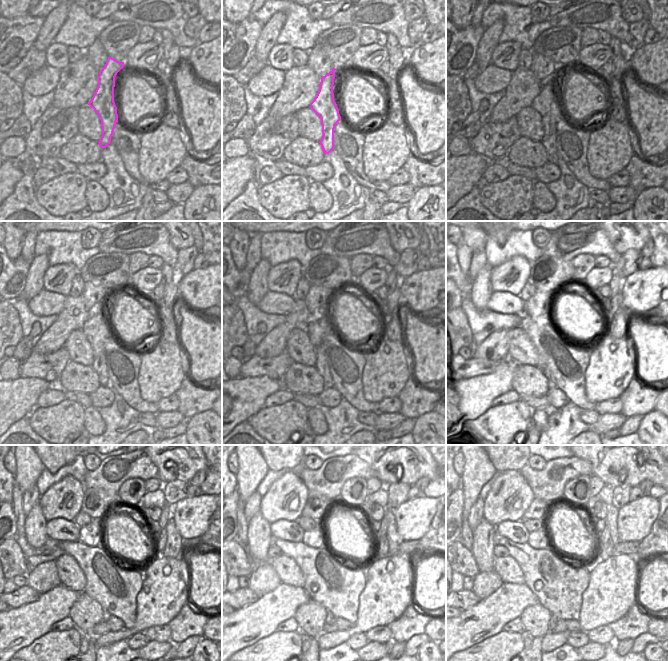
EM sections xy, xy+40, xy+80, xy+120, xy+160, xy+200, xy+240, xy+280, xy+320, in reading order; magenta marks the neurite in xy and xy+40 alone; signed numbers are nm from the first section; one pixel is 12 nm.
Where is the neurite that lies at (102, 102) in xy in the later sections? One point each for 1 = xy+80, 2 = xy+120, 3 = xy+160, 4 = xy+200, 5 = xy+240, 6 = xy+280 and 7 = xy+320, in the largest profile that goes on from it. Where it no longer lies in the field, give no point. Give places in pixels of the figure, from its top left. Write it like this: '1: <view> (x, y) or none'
1: xy+80 (545, 103)
2: xy+120 (96, 329)
3: xy+160 (318, 326)
4: xy+200 (552, 385)
5: xy+240 (106, 615)
6: xy+280 (330, 618)
7: xy+320 (554, 620)

